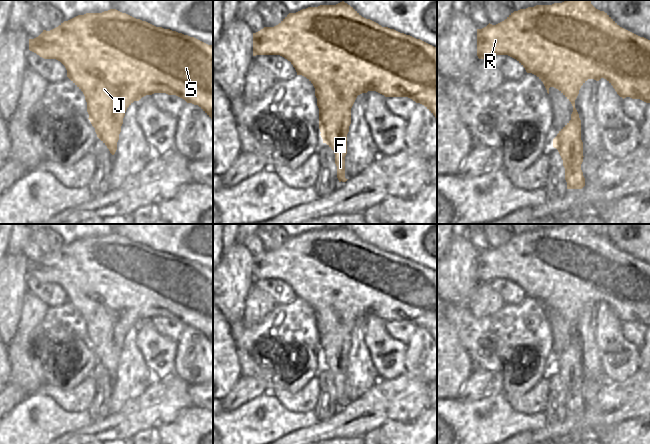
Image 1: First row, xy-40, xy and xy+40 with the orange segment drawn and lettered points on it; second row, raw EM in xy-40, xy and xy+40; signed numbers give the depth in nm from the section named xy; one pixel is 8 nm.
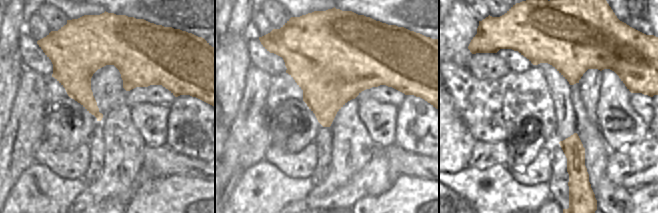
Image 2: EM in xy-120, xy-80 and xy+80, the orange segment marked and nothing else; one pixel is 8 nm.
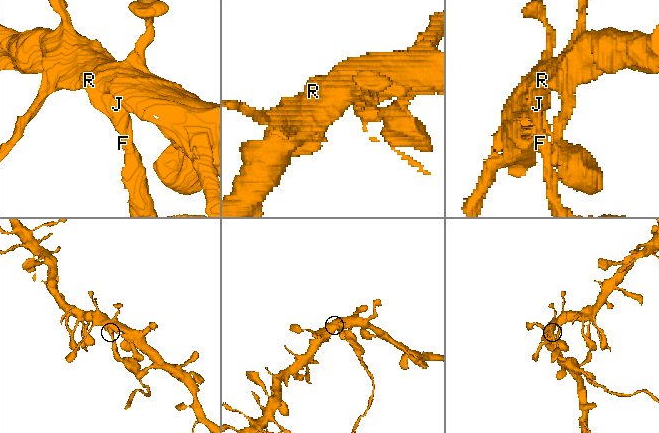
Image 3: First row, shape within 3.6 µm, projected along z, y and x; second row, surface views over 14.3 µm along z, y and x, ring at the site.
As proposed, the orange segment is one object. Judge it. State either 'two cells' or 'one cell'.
two cells

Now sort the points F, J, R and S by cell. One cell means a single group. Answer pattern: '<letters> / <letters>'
F / J R S

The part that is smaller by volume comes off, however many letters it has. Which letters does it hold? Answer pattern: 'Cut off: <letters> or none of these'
Cut off: F

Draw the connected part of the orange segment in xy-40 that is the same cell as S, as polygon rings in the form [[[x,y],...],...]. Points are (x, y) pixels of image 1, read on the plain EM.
[[[116,233],[86,237],[64,245],[58,251],[29,263],[29,274],[44,283],[56,283],[67,294],[67,301],[83,316],[87,336],[97,361],[109,375],[117,371],[127,332],[146,319],[166,317],[198,329],[213,343],[213,270],[194,261],[156,251]]]

